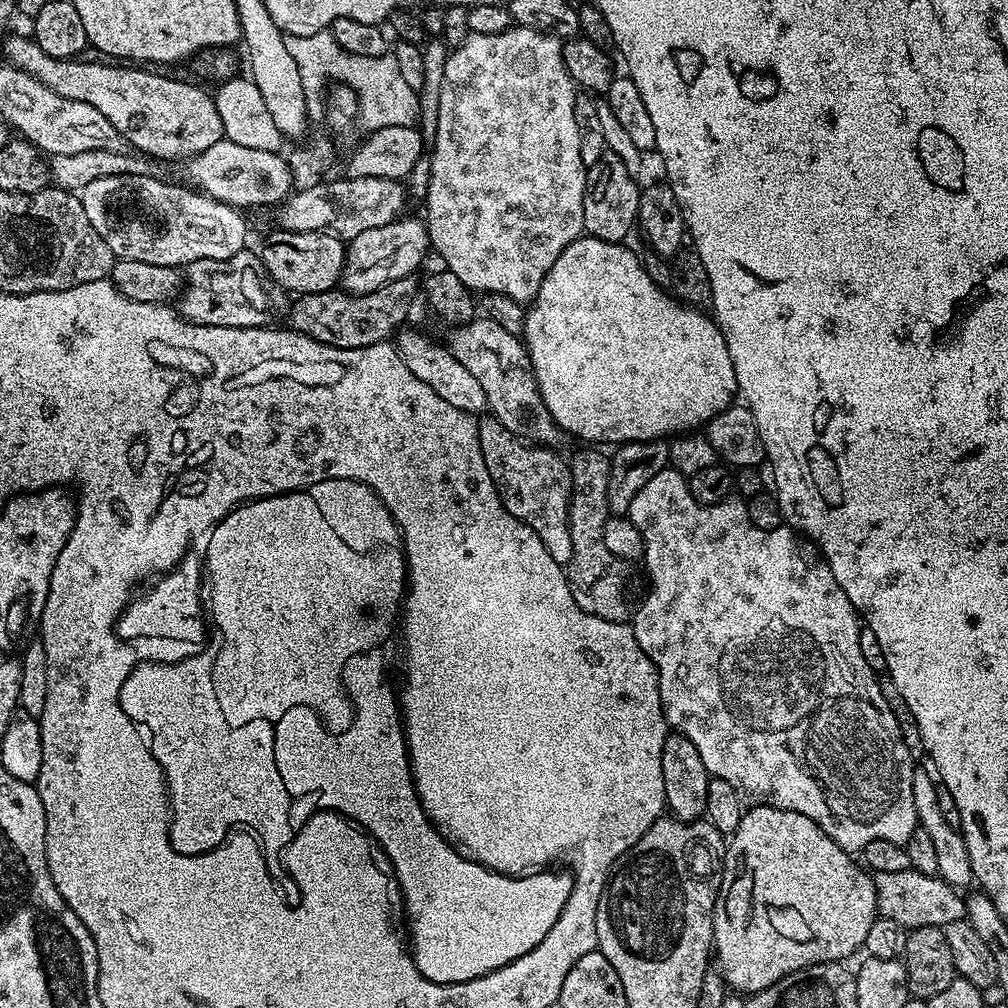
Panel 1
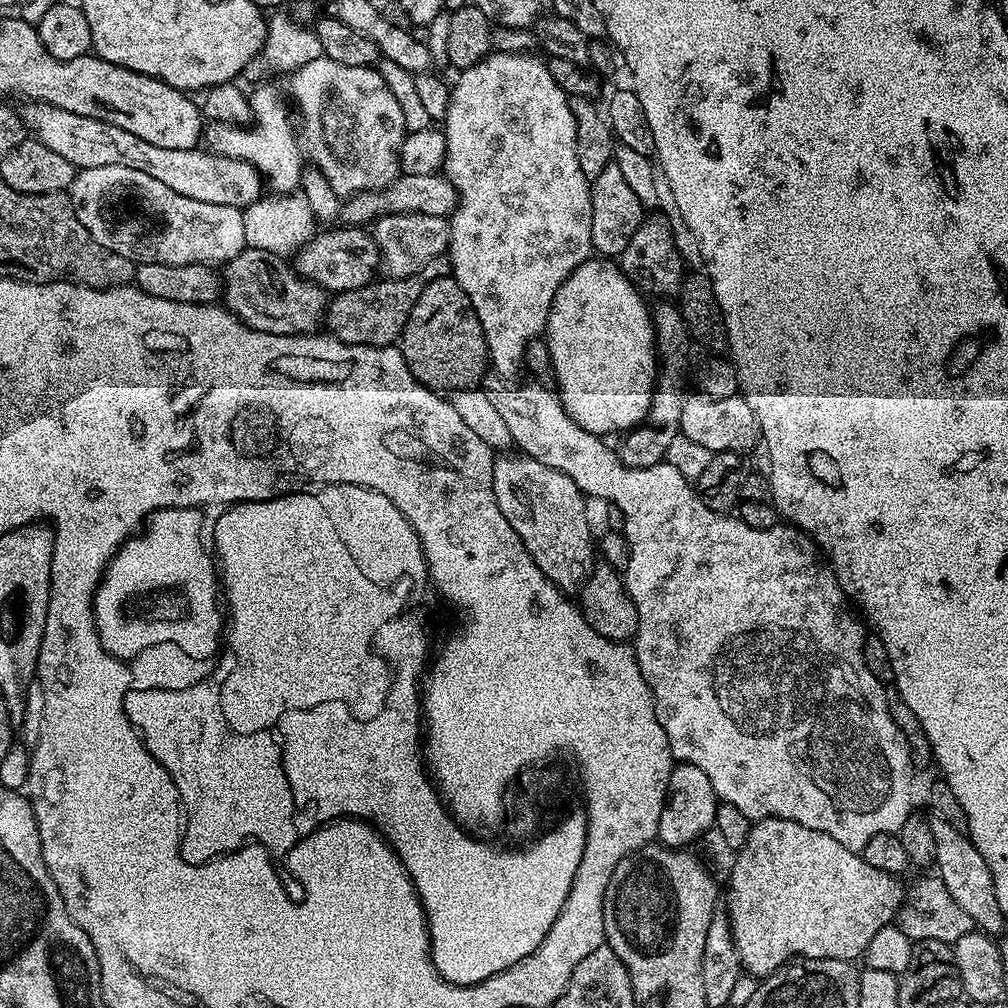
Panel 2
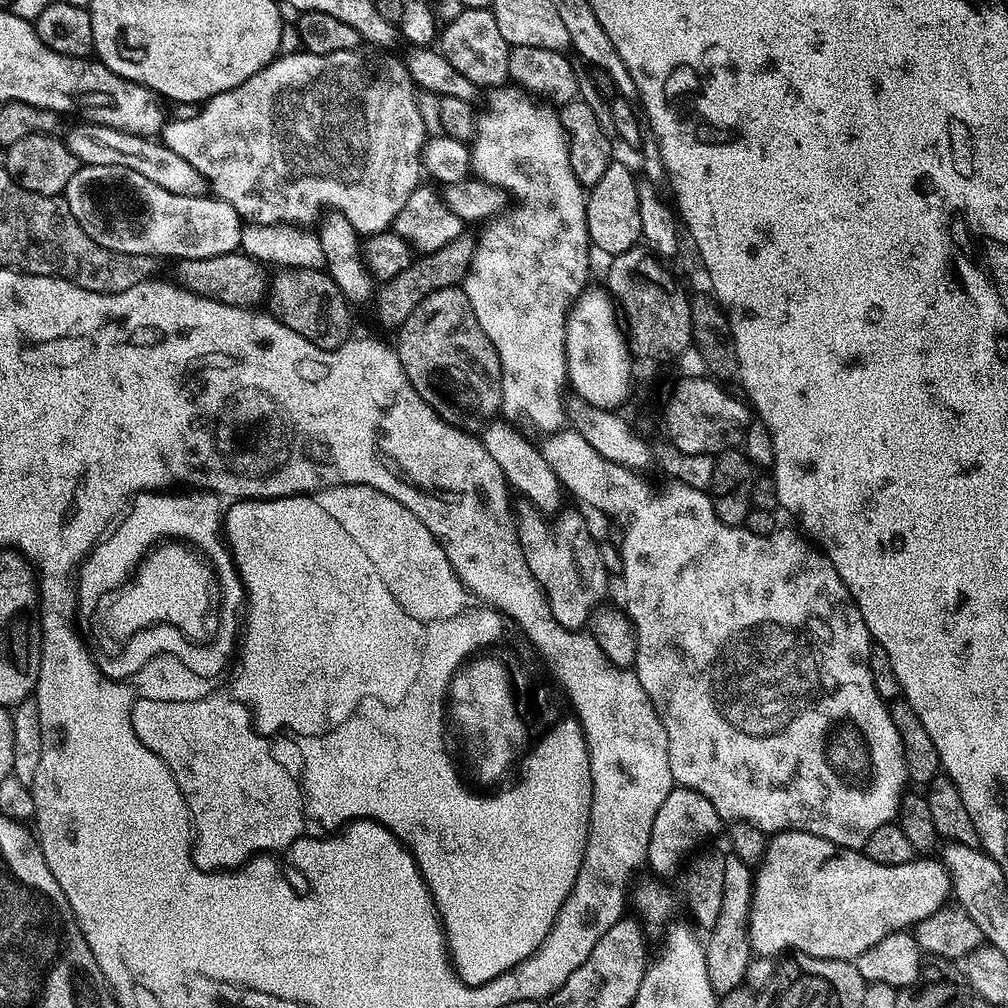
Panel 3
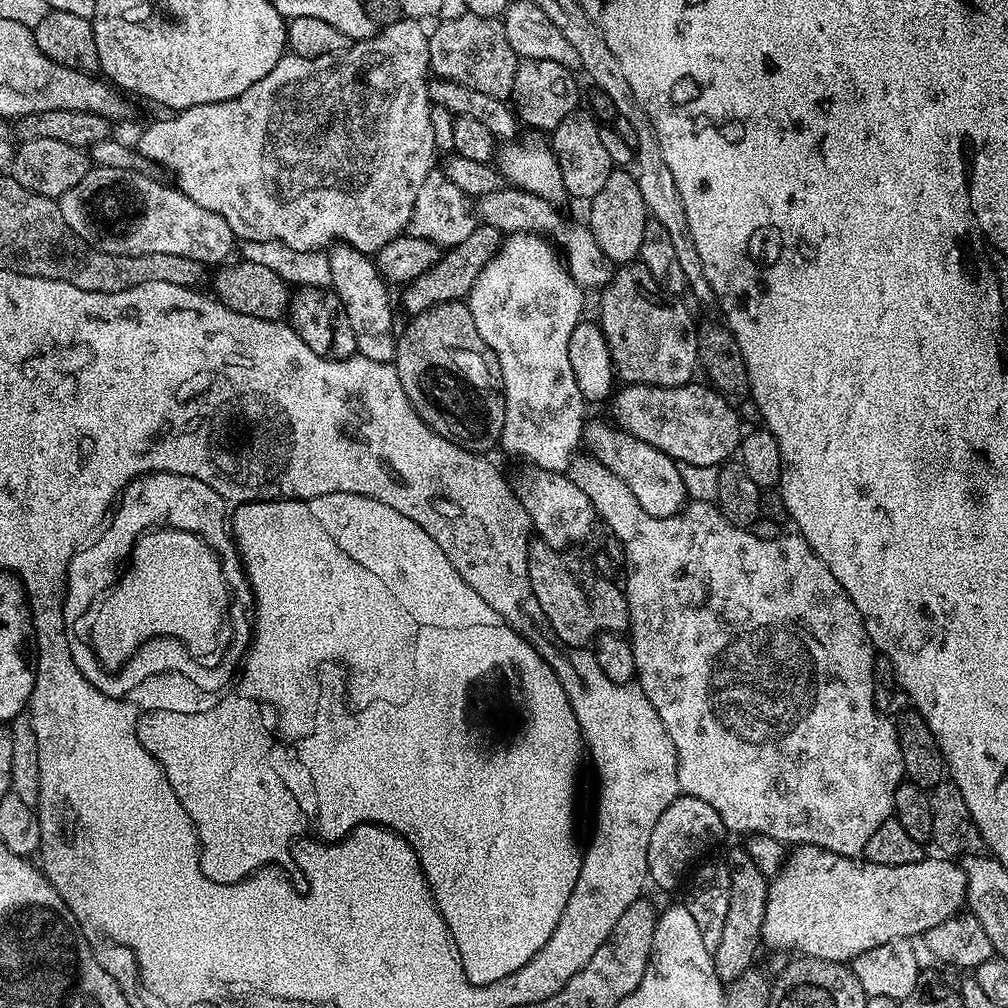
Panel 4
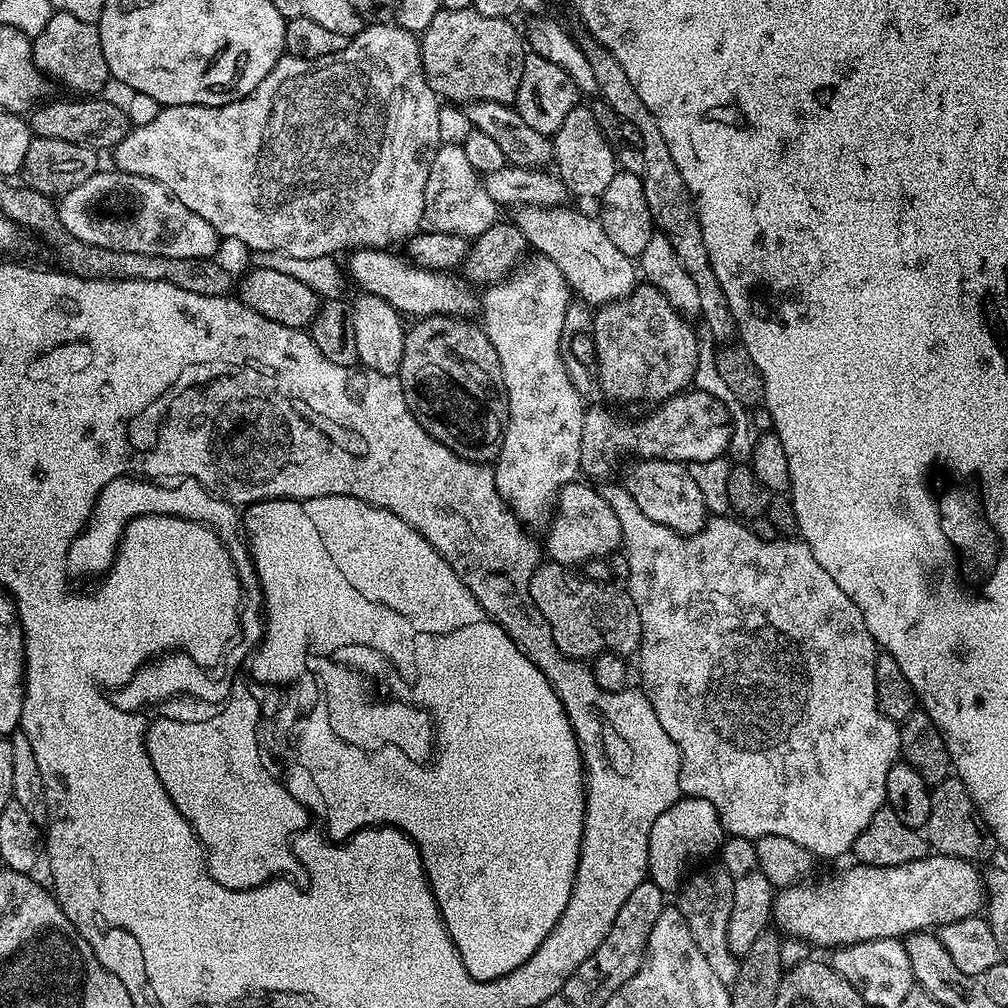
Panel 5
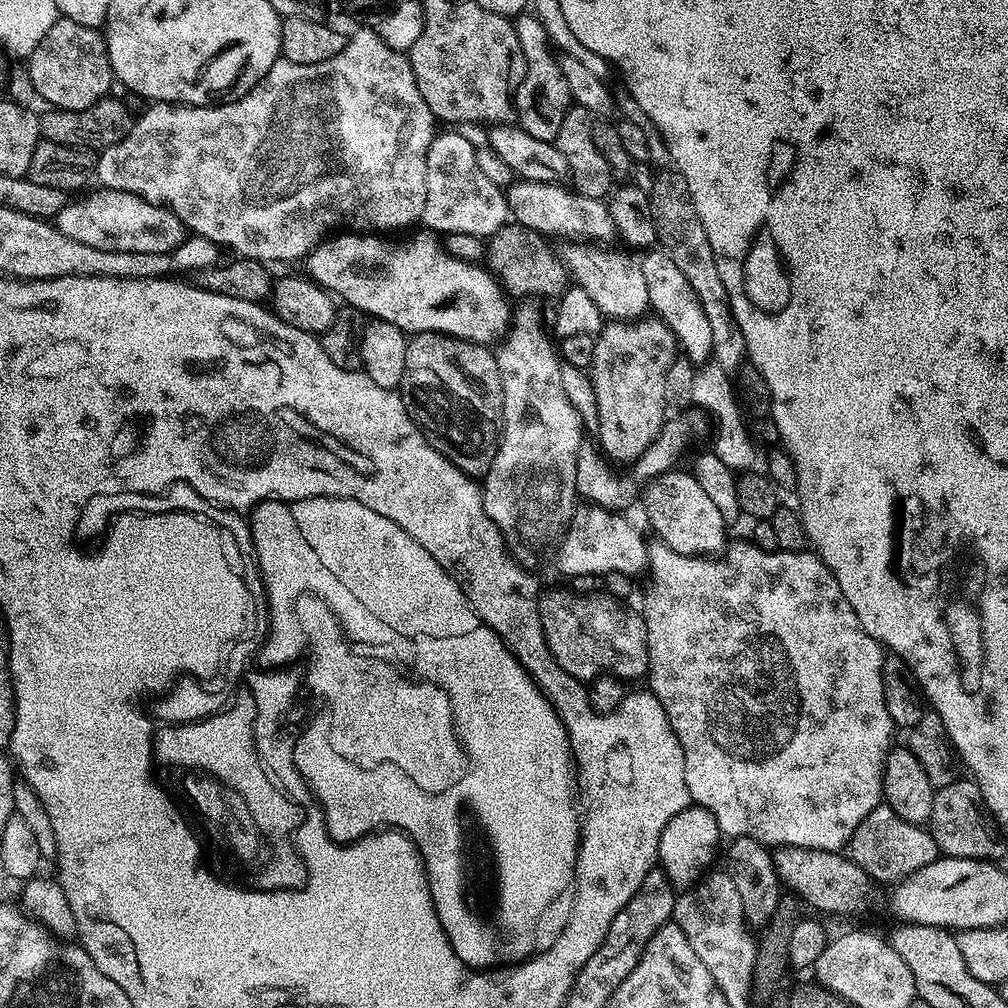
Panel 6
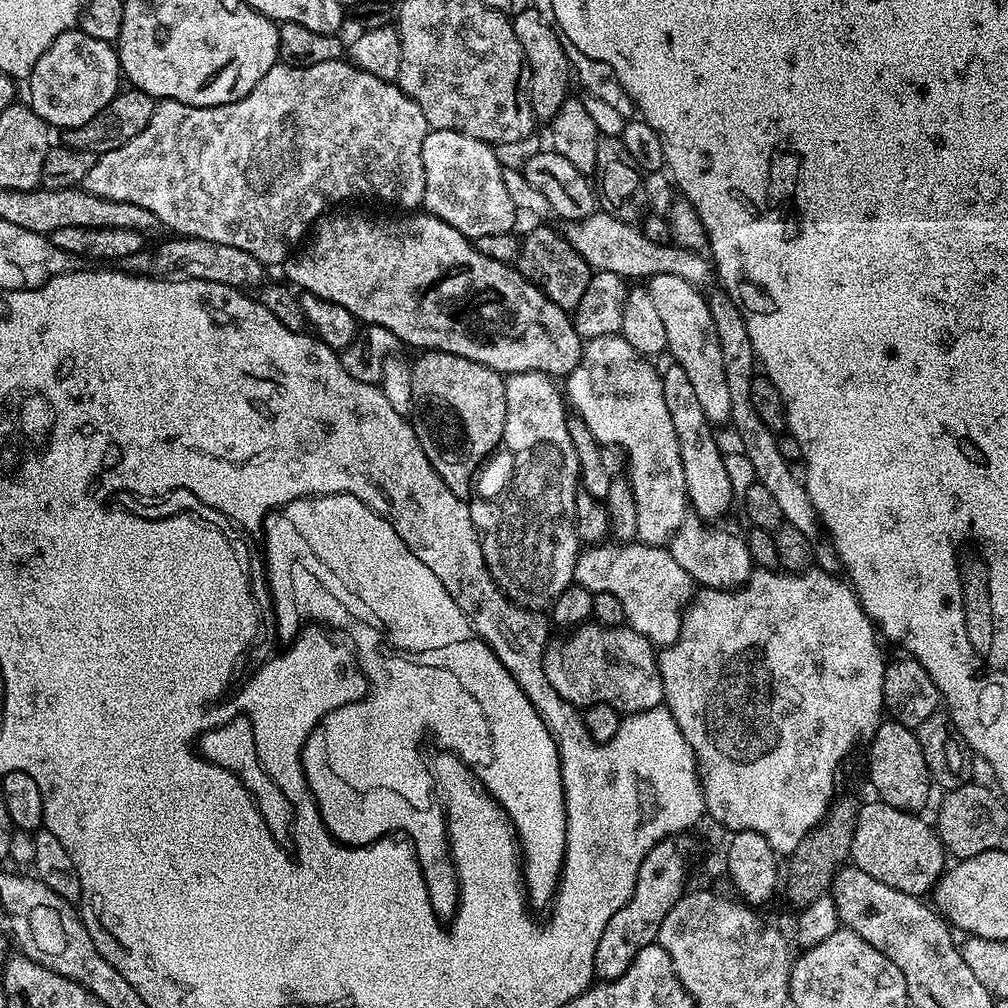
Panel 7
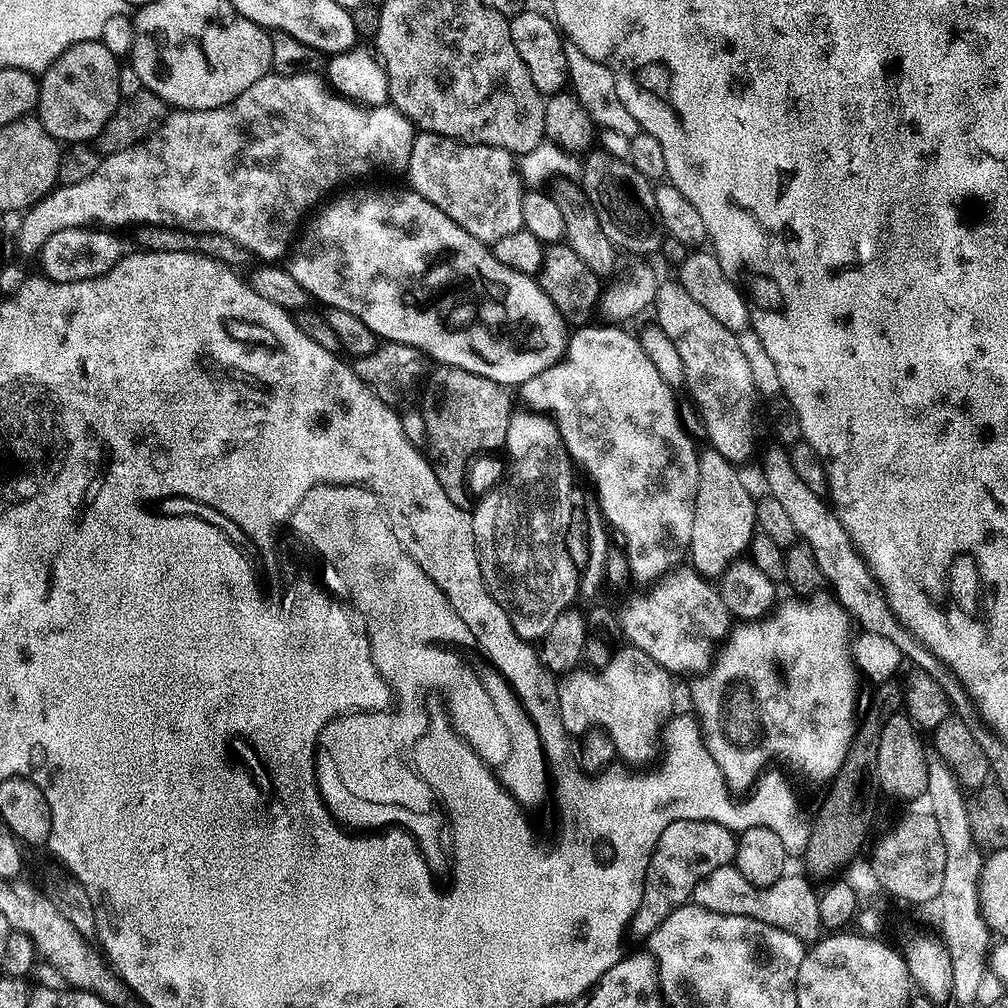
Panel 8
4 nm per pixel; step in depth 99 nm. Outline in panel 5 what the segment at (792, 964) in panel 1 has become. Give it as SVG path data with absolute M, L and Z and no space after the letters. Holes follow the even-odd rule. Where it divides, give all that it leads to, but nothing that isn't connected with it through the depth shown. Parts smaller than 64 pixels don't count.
M927 854L918 861L885 868L859 862L853 863L853 865L853 868L844 868L841 872L834 873L825 884L801 882L792 885L791 888L779 889L775 893L772 906L772 920L775 927L785 937L804 940L809 946L816 947L817 944L820 948L835 950L844 948L848 944L878 938L890 938L891 936L907 938L914 932L932 930L939 925L958 922L962 918L977 915L986 904L981 869L976 869L979 867L970 860Z

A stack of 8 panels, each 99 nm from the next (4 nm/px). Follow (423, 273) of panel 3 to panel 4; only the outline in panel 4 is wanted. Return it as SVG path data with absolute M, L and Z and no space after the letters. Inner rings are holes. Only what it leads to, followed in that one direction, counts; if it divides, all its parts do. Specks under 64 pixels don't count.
M483 222L477 223L476 229L470 234L470 238L466 238L463 242L458 242L453 248L447 249L441 255L438 262L434 262L434 266L430 266L430 270L426 270L426 274L418 274L418 278L414 278L410 283L403 285L404 292L404 308L408 311L409 317L422 314L426 310L430 310L439 304L445 304L451 300L463 301L467 297L468 291L474 286L474 282L478 278L478 274L482 274L482 270L486 266L486 262L490 262L495 258L496 253L500 251L502 243L502 233L492 225Z

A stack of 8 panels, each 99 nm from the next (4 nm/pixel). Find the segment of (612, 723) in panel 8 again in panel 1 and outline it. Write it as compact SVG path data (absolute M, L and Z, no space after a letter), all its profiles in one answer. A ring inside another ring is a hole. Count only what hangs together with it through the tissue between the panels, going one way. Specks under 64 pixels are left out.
M491 414L485 415L483 419L479 421L482 458L486 458L486 470L490 470L490 478L504 503L504 509L514 518L518 518L520 523L530 526L534 534L538 534L538 538L542 538L542 546L550 550L550 558L554 558L554 562L568 565L574 550L568 521L572 502L572 469L569 461L563 460L551 447L533 446L529 441L521 440L513 432L506 430L506 426L502 426L502 422L498 422Z

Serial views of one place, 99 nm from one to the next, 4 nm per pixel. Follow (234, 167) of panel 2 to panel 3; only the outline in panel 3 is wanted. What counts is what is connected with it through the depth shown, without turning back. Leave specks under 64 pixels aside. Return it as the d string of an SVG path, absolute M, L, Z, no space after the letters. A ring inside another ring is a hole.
M76 122L66 135L66 143L70 154L79 158L81 165L93 164L94 166L126 166L126 170L138 170L142 178L150 178L150 182L158 182L162 190L170 190L170 194L183 196L202 196L209 191L210 184L204 176L181 158L174 154L162 142L147 136L135 136L105 124L89 124Z

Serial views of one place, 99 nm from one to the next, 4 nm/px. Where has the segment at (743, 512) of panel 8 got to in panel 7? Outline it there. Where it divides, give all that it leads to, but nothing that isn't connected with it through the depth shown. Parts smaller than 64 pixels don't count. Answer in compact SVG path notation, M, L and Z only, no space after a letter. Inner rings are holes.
M669 363L668 369L663 369L660 381L666 398L666 410L670 410L670 418L674 421L674 434L678 434L678 450L682 450L682 468L686 470L686 490L688 491L689 505L695 506L699 515L705 521L716 522L719 516L724 516L732 508L732 480L728 477L728 464L720 453L720 444L716 441L713 425L709 424L706 414L702 410L694 391L694 385L686 370L676 363Z

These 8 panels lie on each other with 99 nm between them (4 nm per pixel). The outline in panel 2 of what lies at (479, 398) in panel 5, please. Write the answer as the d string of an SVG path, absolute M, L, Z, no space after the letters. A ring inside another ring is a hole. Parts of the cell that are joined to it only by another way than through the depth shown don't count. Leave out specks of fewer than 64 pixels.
M451 275L434 278L424 287L418 302L414 302L414 310L410 310L410 318L406 318L398 347L416 381L441 394L477 387L484 367L490 364L482 322L470 298L466 298L466 290Z

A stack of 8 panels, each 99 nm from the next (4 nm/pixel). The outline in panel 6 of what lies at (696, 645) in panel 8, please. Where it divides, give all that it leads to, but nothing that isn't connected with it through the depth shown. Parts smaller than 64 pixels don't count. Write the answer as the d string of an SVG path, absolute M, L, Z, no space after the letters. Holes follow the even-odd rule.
M584 506L579 510L572 513L572 520L568 523L568 533L564 536L564 541L559 546L559 549L554 557L555 563L560 563L560 568L565 572L565 577L571 577L574 575L598 575L603 578L611 577L615 574L617 577L630 576L633 578L639 577L638 574L640 571L644 572L648 567L648 550L649 545L647 543L644 544L644 536L639 532L638 529L635 528L634 525L631 524L630 521L627 520L627 515L621 514L620 512L612 512L608 511L604 508L595 507L595 506Z

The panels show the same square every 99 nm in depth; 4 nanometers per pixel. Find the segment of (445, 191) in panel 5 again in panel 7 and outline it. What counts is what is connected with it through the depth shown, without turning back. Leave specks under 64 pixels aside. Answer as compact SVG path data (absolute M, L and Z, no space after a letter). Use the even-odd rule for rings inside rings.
M431 129L422 142L422 166L426 174L426 190L424 191L423 211L432 216L442 218L454 230L475 242L482 234L502 234L515 229L518 213L514 202L510 202L510 194L506 190L506 182L502 182L505 167L500 163L497 149L478 138L470 138L466 134L458 134L454 130Z

